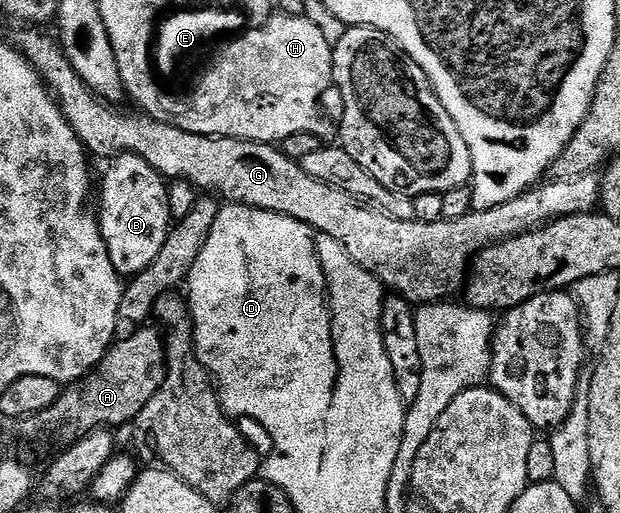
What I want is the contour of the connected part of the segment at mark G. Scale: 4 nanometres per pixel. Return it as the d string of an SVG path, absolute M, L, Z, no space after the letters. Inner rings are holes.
M26 26L21 31L18 40L16 39L18 51L26 56L35 70L42 75L47 88L54 93L54 99L57 100L64 118L70 123L72 130L80 138L82 147L91 157L113 158L119 152L131 152L144 158L144 162L148 162L148 166L155 168L167 181L190 180L195 188L206 194L217 194L223 201L232 204L249 204L251 208L259 208L265 212L278 212L281 216L296 218L312 226L317 232L328 234L328 238L340 242L340 246L344 246L352 262L368 270L368 274L372 274L391 293L403 296L415 306L449 301L453 297L450 296L453 292L463 291L468 273L472 268L472 261L479 252L491 248L493 244L511 240L513 236L533 232L535 228L540 228L551 220L593 212L599 207L600 197L604 191L603 181L597 175L591 174L571 180L557 179L552 181L552 184L543 183L492 210L479 212L471 210L467 216L456 220L420 222L416 219L392 218L382 209L373 207L356 196L350 196L336 186L328 186L328 182L320 182L312 178L312 174L302 169L299 161L288 159L281 147L273 144L257 144L251 140L237 140L227 136L201 136L185 132L171 124L165 124L149 114L133 116L130 112L121 112L123 110L121 107L111 106L107 101L99 100L97 94L82 81L80 74L72 70L68 58L51 33L50 37L46 30L38 26Z

